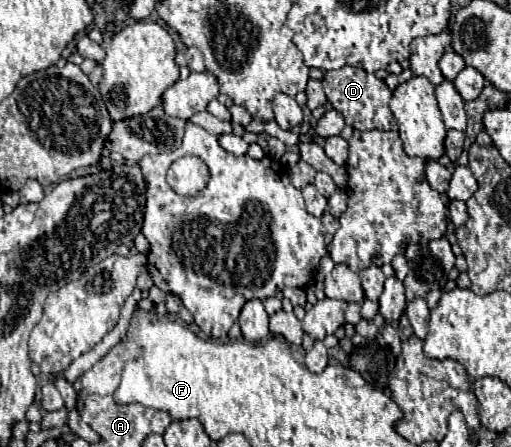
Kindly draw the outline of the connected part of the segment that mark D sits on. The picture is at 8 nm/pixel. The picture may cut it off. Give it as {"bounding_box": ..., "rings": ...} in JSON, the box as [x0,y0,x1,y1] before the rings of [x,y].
{"bounding_box":[323,67,397,131],"rings":[[[341,67],[335,71],[327,71],[323,77],[323,89],[331,105],[343,113],[345,123],[351,125],[353,129],[381,129],[381,131],[395,131],[397,123],[393,119],[393,113],[389,109],[389,99],[393,91],[385,85],[385,81],[377,79],[371,73],[365,73],[359,67]]]}

